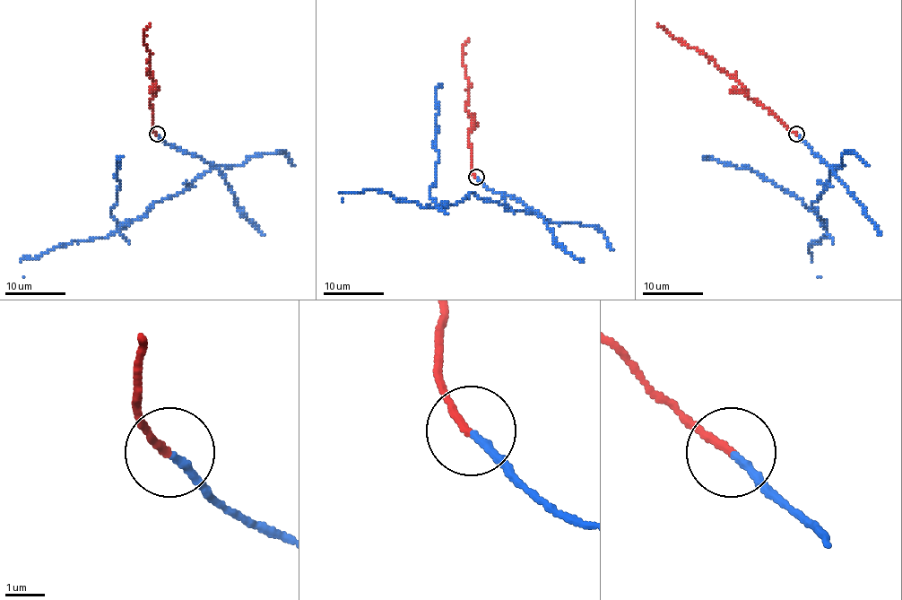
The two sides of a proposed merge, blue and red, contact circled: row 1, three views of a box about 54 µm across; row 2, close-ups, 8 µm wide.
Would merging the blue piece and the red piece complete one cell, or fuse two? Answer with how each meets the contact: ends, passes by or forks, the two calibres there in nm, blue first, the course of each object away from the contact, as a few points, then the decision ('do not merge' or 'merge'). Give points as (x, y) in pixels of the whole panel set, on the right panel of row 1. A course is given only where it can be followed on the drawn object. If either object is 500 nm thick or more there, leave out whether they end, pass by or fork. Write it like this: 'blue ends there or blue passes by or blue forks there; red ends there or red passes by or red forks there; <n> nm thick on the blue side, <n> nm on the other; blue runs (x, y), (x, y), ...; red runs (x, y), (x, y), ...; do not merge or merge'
blue ends there; red ends there; 190 nm thick on the blue side, 200 nm on the other; blue runs (795, 134), (830, 169), (824, 190), (812, 204), (826, 228), (799, 197), (764, 179), (757, 172), (704, 157); red runs (795, 134), (767, 108), (753, 101), (741, 84), (704, 53), (687, 47), (657, 22); do not merge

